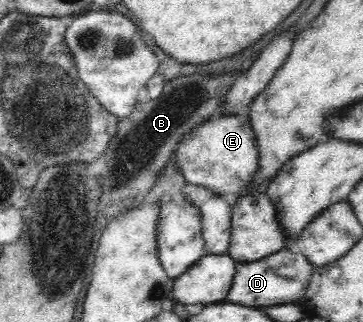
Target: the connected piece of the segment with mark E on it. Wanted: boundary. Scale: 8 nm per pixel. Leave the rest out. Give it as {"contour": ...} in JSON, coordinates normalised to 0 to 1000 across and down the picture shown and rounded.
{"contour":[[[636,354],[609,357],[595,373],[570,366],[488,453],[479,503],[510,571],[576,584],[592,606],[617,609],[631,624],[680,609],[694,593],[691,559],[713,528],[702,413],[686,363],[680,354]]]}

